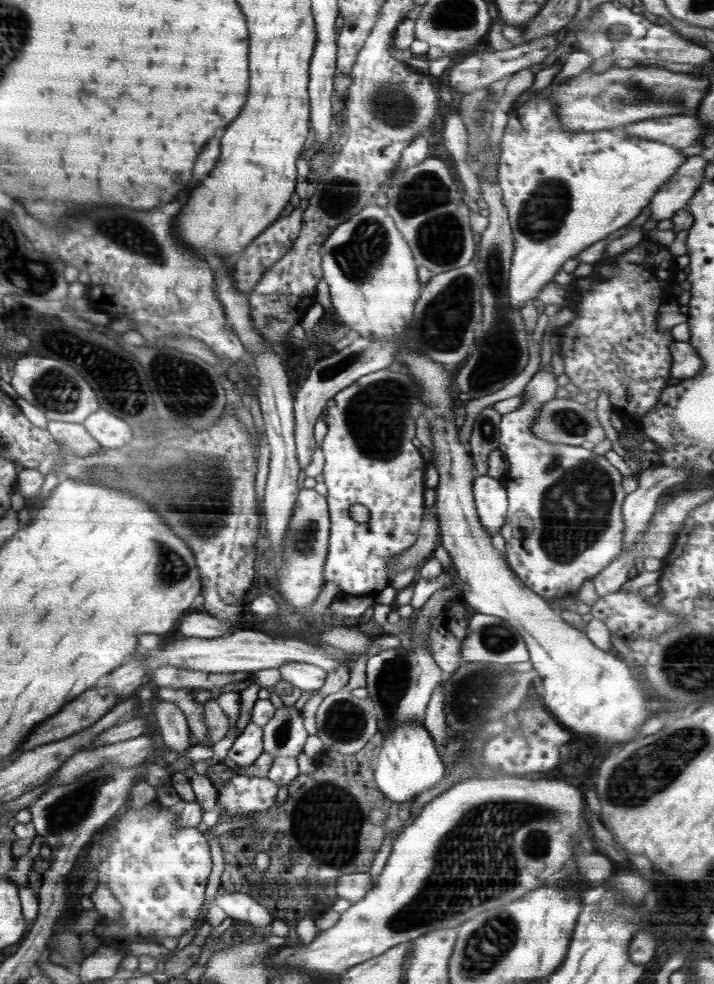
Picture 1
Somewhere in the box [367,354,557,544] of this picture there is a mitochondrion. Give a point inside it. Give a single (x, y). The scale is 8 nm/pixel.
(487, 428)

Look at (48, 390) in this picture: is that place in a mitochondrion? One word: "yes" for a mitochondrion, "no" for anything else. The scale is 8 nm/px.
yes

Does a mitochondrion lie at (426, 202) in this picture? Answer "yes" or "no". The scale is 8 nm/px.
yes

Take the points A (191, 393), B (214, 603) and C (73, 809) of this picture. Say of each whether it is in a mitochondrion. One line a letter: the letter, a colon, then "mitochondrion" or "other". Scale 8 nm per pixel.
A: mitochondrion
B: other
C: mitochondrion

